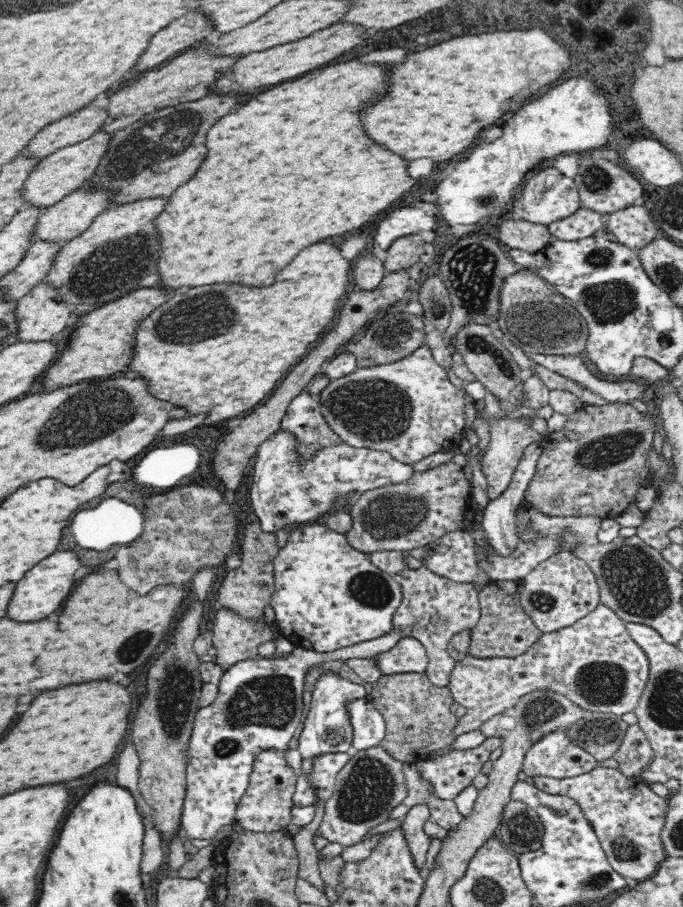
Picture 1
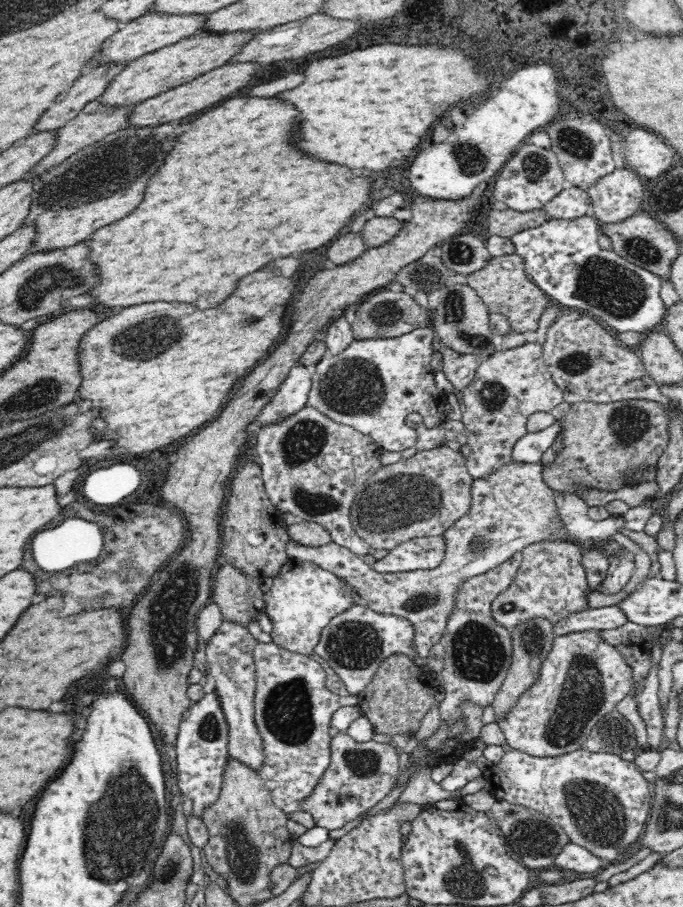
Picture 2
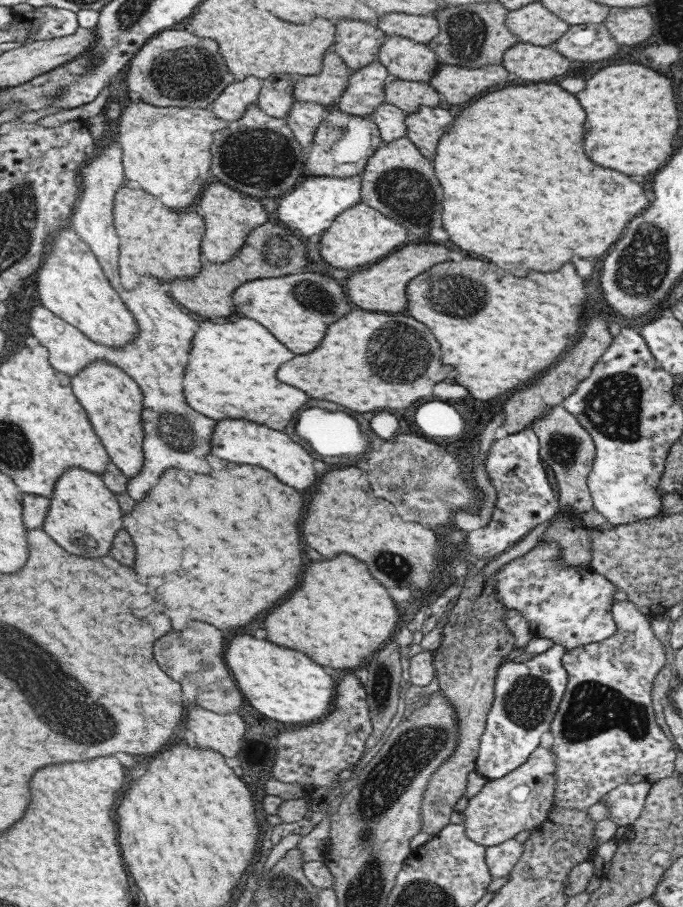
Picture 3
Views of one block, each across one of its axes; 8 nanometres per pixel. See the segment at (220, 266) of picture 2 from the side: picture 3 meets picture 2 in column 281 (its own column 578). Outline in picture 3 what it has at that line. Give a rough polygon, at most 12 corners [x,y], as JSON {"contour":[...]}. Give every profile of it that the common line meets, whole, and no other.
{"contour":[[549,82],[481,94],[431,165],[449,240],[513,276],[649,206]]}

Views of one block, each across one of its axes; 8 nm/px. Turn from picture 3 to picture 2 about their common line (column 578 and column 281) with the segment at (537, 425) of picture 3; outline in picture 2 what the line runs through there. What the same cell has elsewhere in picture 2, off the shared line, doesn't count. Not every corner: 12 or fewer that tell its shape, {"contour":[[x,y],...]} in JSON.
{"contour":[[306,406],[260,429],[278,512],[359,557],[356,493],[381,466],[370,435]]}

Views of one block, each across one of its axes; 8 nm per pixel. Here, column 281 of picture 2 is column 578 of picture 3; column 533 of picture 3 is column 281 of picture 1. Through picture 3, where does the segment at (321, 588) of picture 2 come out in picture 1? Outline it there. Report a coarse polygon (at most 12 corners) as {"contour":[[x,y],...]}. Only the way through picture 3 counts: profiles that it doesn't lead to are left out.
{"contour":[[318,522],[273,560],[278,634],[334,652],[384,636],[391,573]]}

